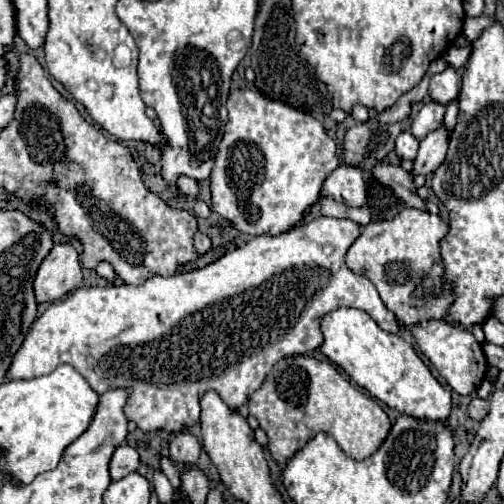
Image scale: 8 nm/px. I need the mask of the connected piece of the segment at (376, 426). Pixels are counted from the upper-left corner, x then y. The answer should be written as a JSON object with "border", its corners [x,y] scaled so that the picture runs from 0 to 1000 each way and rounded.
{"border":[[[577,706],[546,718],[538,738],[526,746],[518,770],[494,786],[494,821],[502,821],[514,845],[534,865],[534,897],[550,921],[565,921],[601,881],[629,857],[645,857],[665,869],[669,885],[700,913],[720,913],[736,905],[768,869],[776,837],[760,810],[724,778],[704,770],[657,718],[629,714],[621,706]]]}

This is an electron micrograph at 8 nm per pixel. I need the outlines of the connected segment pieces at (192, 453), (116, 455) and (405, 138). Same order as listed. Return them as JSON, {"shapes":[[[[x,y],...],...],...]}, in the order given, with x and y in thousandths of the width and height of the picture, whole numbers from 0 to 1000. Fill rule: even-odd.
{"shapes":[[[[363,853],[363,857],[351,857],[335,877],[335,897],[339,897],[339,913],[367,925],[383,925],[395,909],[399,881],[375,853]]],[[[244,881],[236,885],[228,897],[224,897],[224,909],[220,909],[220,921],[216,921],[216,940],[220,940],[220,952],[232,956],[240,948],[248,948],[252,940],[268,937],[276,925],[276,901],[268,889]]],[[[796,262],[784,282],[784,302],[796,317],[819,317],[831,298],[831,278],[815,262]]]]}

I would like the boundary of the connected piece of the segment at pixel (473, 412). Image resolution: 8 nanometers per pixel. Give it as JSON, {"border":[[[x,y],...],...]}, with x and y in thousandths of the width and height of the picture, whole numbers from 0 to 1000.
{"border":[[[938,790],[931,802],[931,825],[938,833],[958,833],[970,821],[970,798],[954,790]]]}

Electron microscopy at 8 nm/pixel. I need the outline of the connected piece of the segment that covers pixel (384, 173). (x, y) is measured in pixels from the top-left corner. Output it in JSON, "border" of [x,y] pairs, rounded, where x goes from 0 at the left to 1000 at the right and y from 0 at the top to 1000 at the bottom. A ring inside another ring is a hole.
{"border":[[[752,317],[752,321],[744,321],[744,337],[736,337],[736,349],[748,361],[756,361],[760,369],[776,373],[808,409],[847,417],[843,397],[831,393],[827,369],[819,365],[819,353],[815,353],[815,345],[808,337],[800,337],[792,329],[776,329],[776,325]]]}

